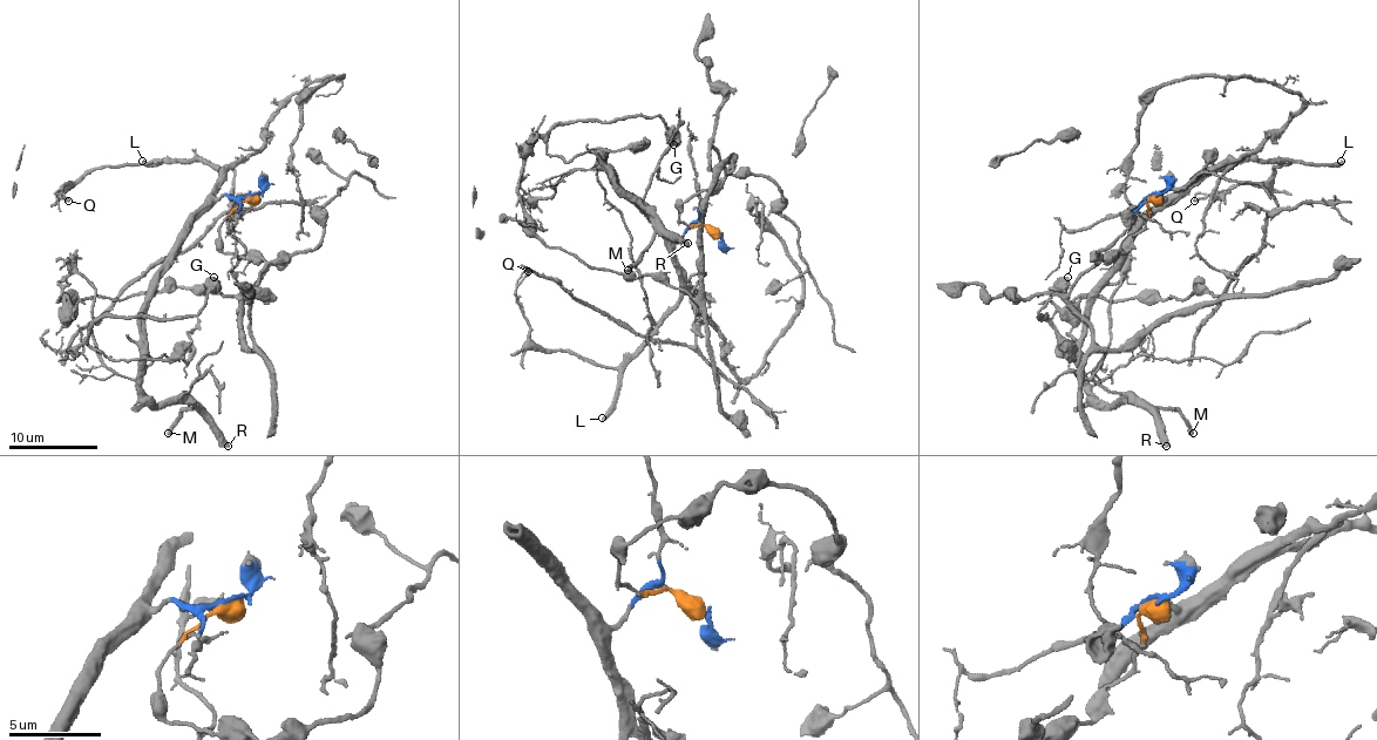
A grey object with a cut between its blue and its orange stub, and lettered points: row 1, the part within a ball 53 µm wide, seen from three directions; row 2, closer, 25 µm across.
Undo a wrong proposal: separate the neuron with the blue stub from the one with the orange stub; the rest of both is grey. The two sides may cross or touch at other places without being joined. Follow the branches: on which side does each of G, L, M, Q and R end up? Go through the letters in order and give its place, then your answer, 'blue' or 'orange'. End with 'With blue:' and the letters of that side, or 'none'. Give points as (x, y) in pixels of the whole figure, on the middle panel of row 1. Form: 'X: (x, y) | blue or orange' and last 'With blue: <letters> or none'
G: (673, 144) | blue
L: (602, 418) | blue
M: (628, 270) | blue
Q: (528, 271) | blue
R: (687, 243) | blue
With blue: G, L, M, Q, R

